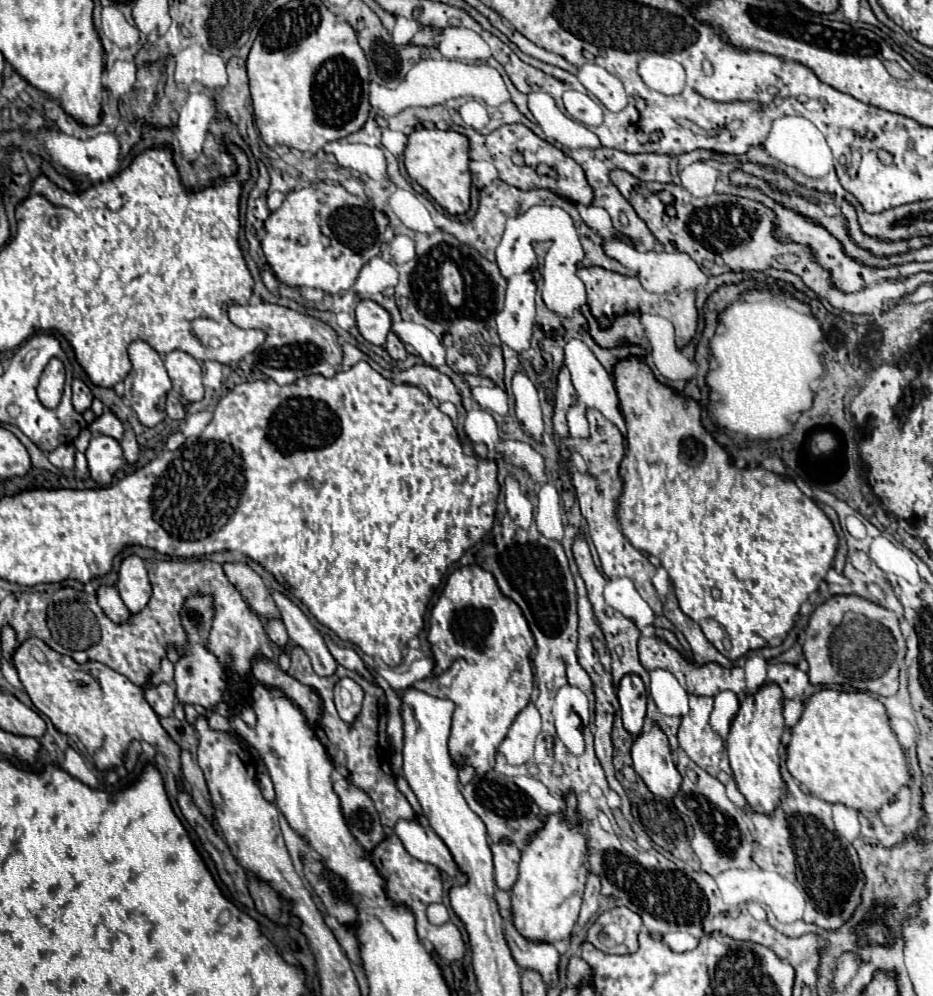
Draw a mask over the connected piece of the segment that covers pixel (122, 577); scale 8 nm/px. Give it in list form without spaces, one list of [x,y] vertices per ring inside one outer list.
[[[131,555],[121,563],[117,589],[123,603],[133,615],[137,615],[149,603],[151,583],[149,583],[143,559],[139,559],[137,555]]]

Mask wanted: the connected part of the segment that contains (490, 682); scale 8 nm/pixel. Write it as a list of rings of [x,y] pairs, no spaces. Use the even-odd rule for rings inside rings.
[[[469,565],[453,571],[447,577],[445,589],[431,611],[429,643],[433,645],[433,655],[435,655],[433,677],[415,681],[413,687],[425,691],[427,695],[449,699],[455,703],[453,725],[449,735],[451,759],[457,767],[471,765],[477,773],[487,773],[495,767],[497,747],[505,739],[513,719],[531,701],[533,671],[531,671],[529,653],[535,647],[531,629],[521,609],[499,591],[493,575],[477,565]]]

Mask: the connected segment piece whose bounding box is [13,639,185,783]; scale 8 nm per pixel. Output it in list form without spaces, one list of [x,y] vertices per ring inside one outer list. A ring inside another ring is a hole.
[[[29,639],[19,645],[13,661],[33,705],[51,719],[59,733],[77,735],[99,771],[119,767],[127,755],[129,743],[137,739],[151,743],[153,749],[167,759],[167,767],[173,777],[181,783],[185,781],[179,763],[179,745],[161,727],[159,717],[145,701],[143,687],[133,685],[125,675],[105,667],[103,663],[89,661],[85,665],[79,665],[71,657],[55,653],[39,639]],[[37,645],[39,651],[43,651],[43,655],[47,657],[47,663],[39,663],[39,659],[35,659],[33,649]]]

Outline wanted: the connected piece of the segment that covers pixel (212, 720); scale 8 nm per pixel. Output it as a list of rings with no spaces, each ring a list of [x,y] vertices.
[[[209,713],[207,723],[209,723],[209,727],[211,727],[213,731],[229,731],[229,729],[231,729],[229,719],[225,719],[225,717],[219,715],[219,713]]]

